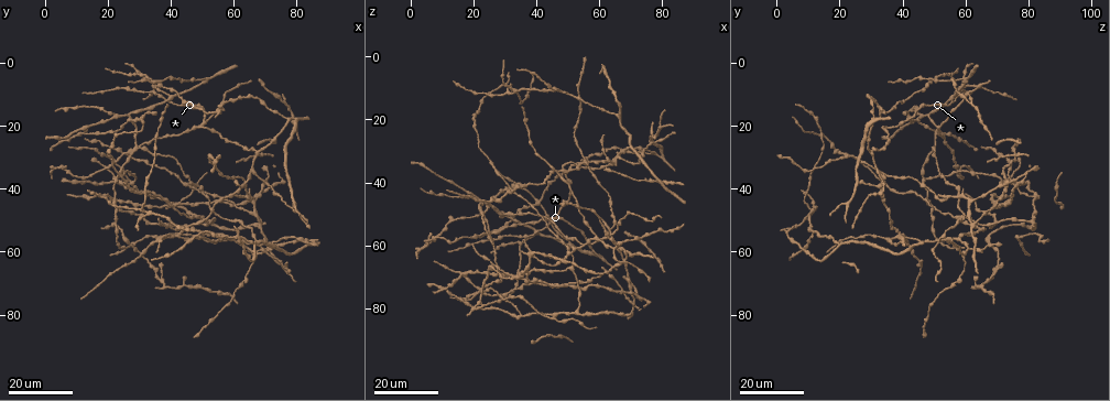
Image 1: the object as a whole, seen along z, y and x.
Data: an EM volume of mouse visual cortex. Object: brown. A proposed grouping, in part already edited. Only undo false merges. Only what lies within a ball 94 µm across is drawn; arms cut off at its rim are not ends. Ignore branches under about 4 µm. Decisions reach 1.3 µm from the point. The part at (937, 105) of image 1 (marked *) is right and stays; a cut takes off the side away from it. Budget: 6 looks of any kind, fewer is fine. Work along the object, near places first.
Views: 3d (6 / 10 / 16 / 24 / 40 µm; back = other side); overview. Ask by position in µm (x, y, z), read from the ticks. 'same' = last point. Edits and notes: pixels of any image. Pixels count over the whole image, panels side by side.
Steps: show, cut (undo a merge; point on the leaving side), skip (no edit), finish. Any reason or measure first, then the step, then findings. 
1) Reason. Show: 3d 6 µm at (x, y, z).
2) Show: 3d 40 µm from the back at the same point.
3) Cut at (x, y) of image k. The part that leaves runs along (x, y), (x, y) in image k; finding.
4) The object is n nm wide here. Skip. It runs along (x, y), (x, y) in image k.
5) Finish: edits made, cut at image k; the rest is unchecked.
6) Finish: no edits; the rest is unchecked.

Show: 3d 24 µm at (34, 7, 60).

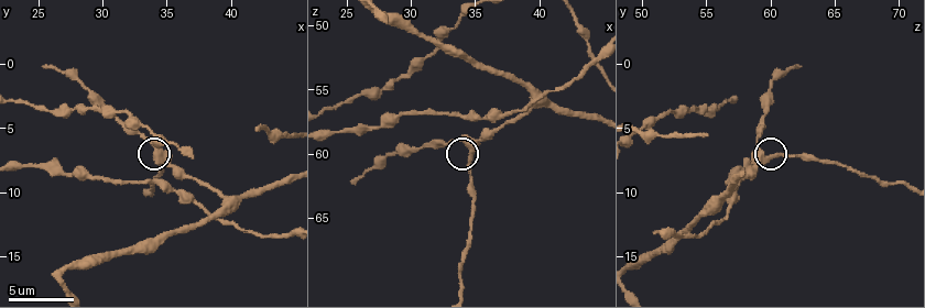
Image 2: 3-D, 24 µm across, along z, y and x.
Show: 3d 10 µm at (34.6, 7.4, 59.8).

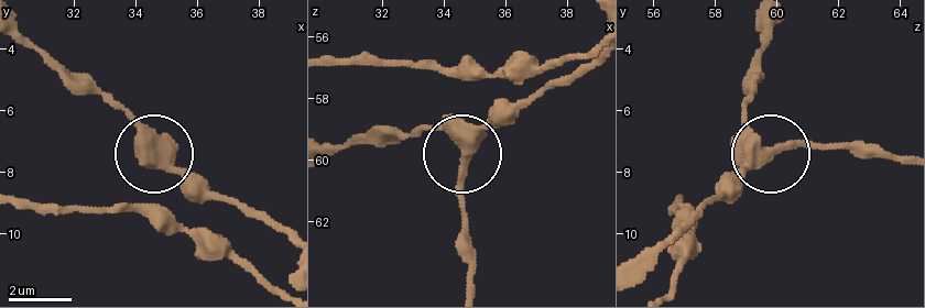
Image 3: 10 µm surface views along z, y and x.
4 arms meet here. Skip. Continuous, no second neuron.

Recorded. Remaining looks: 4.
Show: 3d 24 µm at (50, 5, 59).

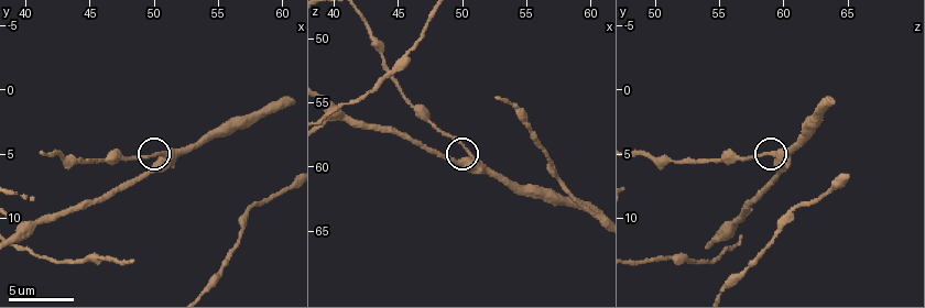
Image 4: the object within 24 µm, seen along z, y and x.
Show: 3d 10 µm at (50.6, 5.2, 59.2).

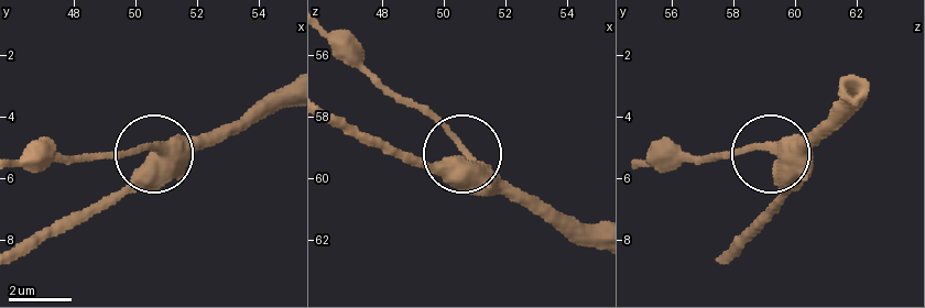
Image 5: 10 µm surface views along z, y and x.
Skip. All the same neuron.

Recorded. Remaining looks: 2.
Show: 3d 24 µm at (67, 43, 62).

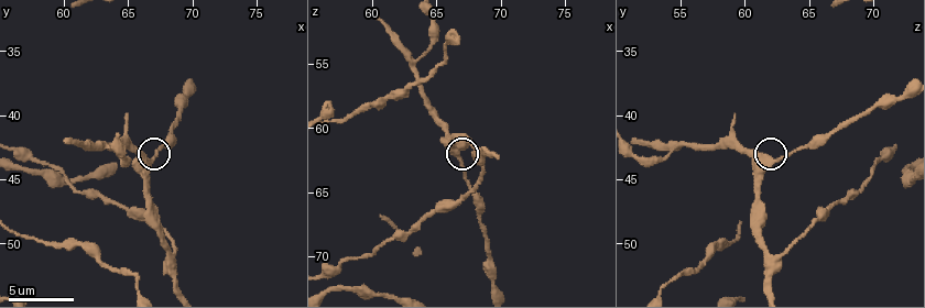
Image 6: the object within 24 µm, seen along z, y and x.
Closer look. Show: 3d 6 µm at (66.8, 43.4, 62.2).

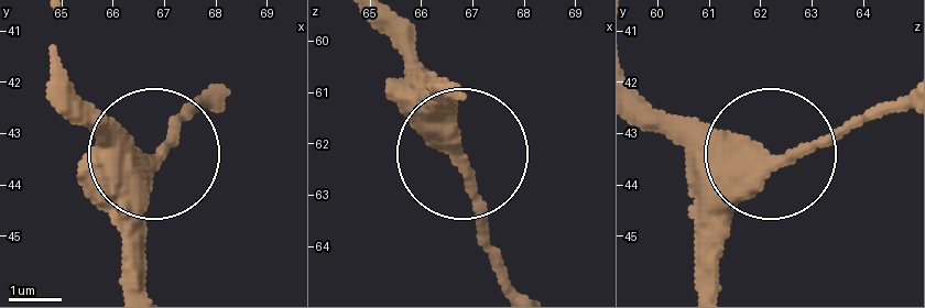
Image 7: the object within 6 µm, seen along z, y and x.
The object is 360 nm wide here. Skip. One neuron here.

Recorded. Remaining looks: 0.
Finish: no edits; the rest is unchecked.

